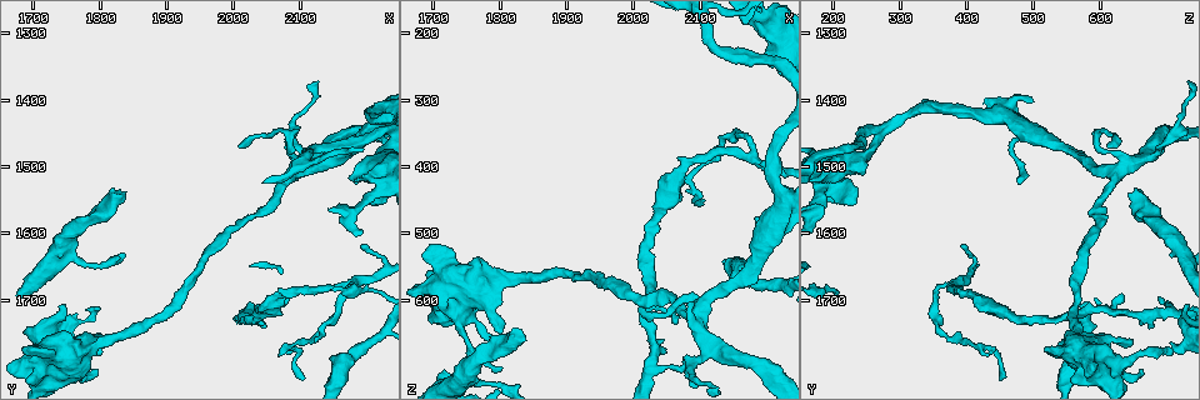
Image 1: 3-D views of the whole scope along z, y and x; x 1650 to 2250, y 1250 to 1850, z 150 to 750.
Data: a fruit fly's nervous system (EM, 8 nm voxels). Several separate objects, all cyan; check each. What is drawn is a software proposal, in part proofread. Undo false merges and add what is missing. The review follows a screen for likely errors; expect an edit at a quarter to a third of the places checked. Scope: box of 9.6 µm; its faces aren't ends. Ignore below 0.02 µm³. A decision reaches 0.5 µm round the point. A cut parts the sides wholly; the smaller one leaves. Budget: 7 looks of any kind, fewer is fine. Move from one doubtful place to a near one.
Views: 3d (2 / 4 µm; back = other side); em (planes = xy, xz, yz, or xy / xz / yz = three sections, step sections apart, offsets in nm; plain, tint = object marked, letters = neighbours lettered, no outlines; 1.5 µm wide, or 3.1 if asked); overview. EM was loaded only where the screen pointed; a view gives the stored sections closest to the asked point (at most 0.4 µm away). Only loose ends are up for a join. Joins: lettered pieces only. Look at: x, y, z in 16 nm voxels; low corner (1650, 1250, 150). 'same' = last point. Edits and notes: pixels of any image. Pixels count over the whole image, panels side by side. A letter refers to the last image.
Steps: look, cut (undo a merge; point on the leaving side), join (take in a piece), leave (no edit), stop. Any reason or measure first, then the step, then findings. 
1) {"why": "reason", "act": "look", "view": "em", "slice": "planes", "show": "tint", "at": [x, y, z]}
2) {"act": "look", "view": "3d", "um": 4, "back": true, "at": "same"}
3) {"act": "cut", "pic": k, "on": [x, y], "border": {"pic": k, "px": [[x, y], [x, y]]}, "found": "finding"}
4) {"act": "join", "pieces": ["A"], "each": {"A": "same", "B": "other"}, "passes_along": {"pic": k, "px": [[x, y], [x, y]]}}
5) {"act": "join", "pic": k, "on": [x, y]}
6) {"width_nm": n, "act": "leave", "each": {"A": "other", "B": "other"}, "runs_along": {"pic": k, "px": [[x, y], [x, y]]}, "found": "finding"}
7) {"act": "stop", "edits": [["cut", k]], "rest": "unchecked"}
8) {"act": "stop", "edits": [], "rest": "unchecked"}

{"why": "branch stops here", "act": "look", "view": "3d", "um": 2, "at": [1805, 1780, 705]}

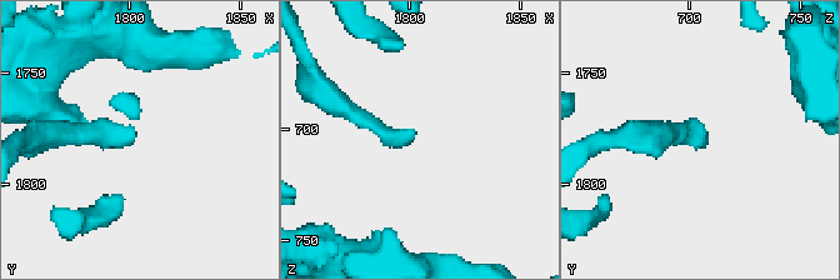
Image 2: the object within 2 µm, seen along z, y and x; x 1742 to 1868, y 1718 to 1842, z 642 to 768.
{"why": "now the EM", "act": "look", "view": "em", "slice": "planes", "show": "plain", "at": [1802, 1779, 700]}

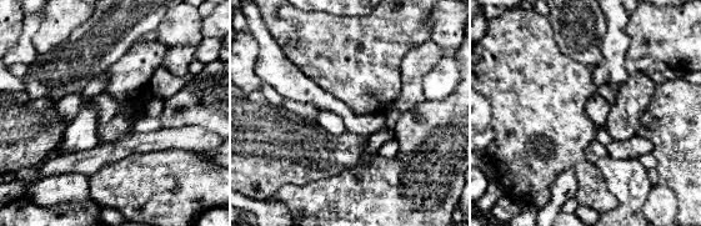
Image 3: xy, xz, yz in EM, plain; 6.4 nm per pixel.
{"why": "see the neighbours", "act": "look", "view": "em", "slice": "planes", "show": "letters", "at": "same"}

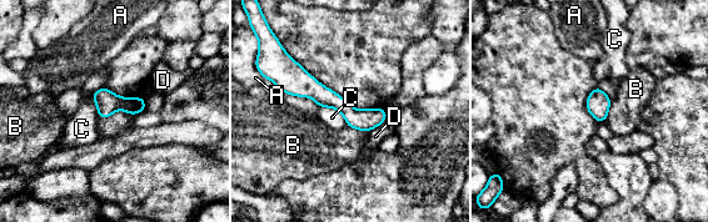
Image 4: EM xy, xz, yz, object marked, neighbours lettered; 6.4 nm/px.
{"width_nm": 100, "act": "leave", "each": {"A": "other", "B": "other", "C": "other", "D": "other"}, "runs_along": {"pic": 4, "px": [[310, 91], [355, 119], [382, 119]]}, "found": "none of them fits"}

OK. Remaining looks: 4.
{"why": "thin end", "act": "look", "view": "3d", "um": 2, "back": true, "at": [2065, 1695, 635]}

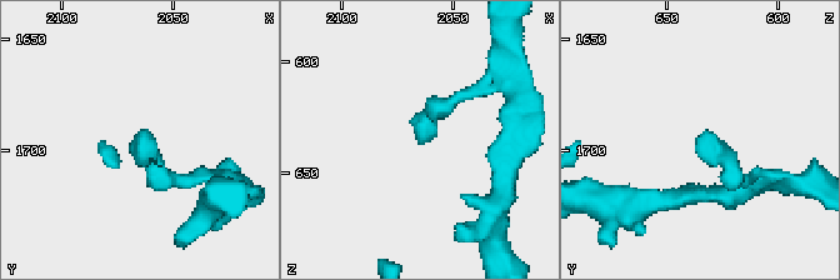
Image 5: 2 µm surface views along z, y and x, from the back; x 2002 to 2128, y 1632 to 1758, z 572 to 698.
{"why": "need the tissue", "act": "look", "view": "em", "slice": "xz", "step": 4, "show": "letters", "at": [2065, 1698, 637]}

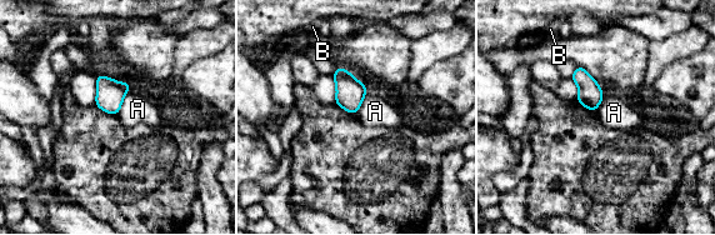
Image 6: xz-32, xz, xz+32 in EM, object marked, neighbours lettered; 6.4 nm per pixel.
{"why": "cut it another way", "act": "look", "view": "em", "slice": "xy", "step": 8, "show": "letters", "at": "same"}

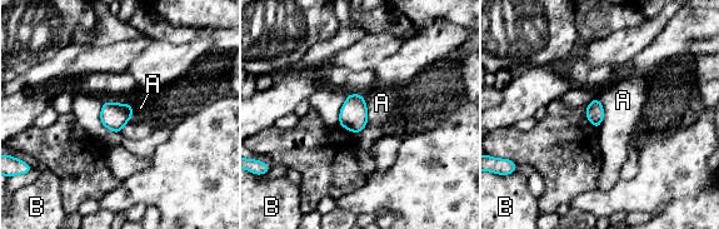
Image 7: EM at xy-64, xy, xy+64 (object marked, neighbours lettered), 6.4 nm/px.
{"longest_contact_nm": ["A", 260], "act": "leave", "each": {"A": "other", "B": "other"}, "found": "no lettered piece goes on from it"}

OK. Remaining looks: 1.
{"act": "stop", "edits": [], "rest": "unchecked"}

